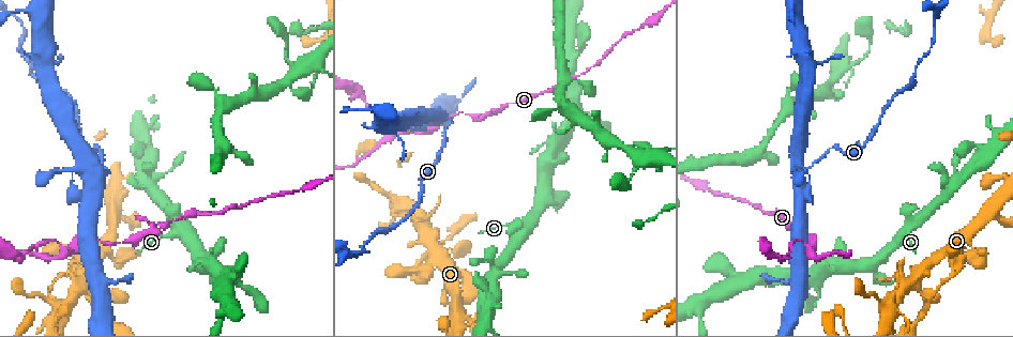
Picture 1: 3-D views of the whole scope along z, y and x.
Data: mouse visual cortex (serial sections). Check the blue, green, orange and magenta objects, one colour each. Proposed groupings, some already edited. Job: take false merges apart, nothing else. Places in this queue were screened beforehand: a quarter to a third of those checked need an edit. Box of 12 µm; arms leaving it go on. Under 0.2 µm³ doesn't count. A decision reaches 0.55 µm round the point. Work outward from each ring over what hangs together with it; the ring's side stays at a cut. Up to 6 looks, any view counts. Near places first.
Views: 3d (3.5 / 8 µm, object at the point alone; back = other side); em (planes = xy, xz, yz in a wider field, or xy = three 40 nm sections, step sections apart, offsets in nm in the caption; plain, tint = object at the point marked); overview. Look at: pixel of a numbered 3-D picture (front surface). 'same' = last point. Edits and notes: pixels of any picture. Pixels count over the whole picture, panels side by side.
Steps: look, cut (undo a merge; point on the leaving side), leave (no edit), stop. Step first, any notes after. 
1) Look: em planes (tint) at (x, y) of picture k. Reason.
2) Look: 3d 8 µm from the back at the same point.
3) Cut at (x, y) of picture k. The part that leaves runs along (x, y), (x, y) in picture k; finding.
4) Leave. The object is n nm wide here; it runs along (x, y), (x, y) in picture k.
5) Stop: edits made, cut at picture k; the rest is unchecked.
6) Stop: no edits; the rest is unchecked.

Look: 3d 3.5 µm at (495, 111) of picture 1. Calibre changes.

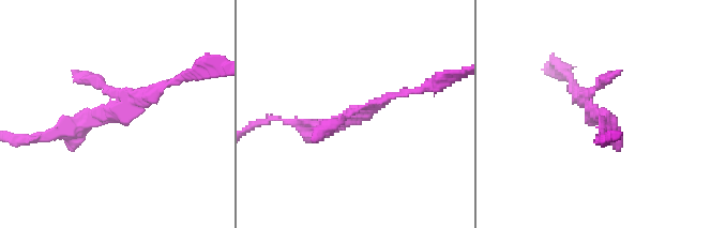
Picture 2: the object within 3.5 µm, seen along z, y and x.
Look: em xy step 5 (plain) at (591, 114) of picture 2.

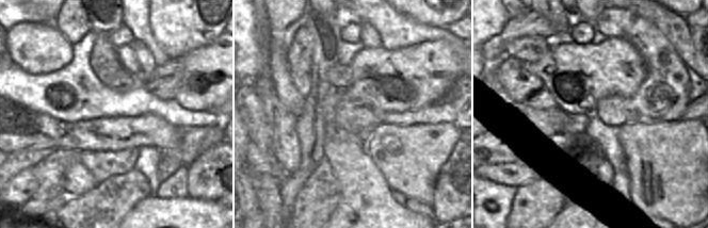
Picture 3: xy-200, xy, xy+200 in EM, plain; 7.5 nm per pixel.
Look: em xy step 5 (tint) at the same point. Where the object lies.

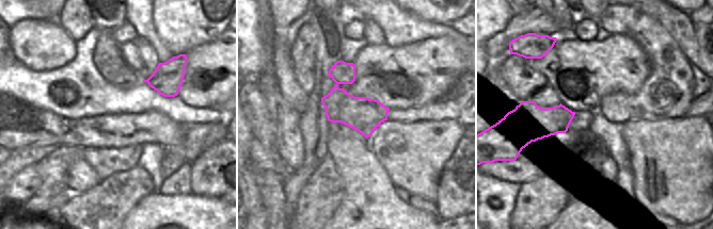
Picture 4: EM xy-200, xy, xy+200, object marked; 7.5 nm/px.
Cut at (80, 116) of picture 2. Two cells meet here.

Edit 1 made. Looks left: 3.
Look: overview. See it whole again.

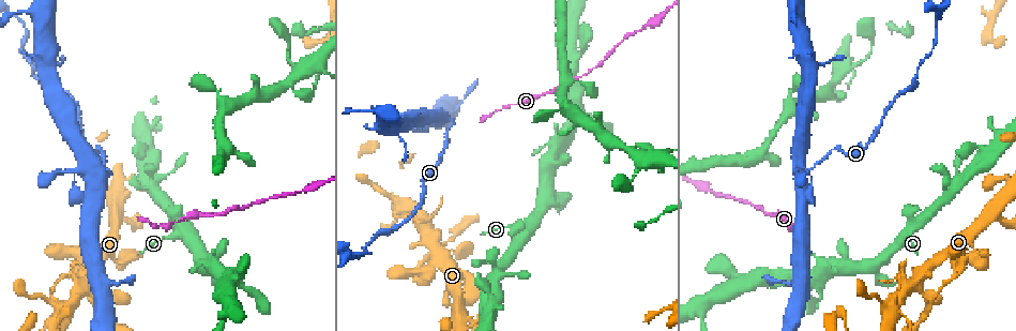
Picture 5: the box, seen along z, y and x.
Look: 3d 3.5 µm at (442, 118) of picture 5. Abrupt turn.

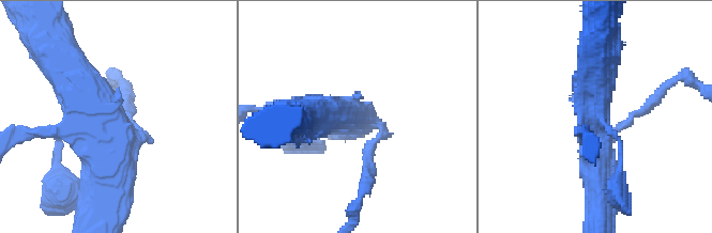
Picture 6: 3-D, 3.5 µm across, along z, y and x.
Look: em xy step 2 (tint) at (358, 116) of picture 6. Shape alone is not enough.

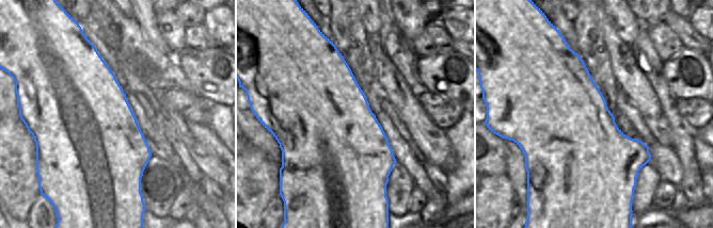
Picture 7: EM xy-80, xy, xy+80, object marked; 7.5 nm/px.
Cut at (120, 135) of picture 6. The object is 750 nm wide here; the part that leaves runs along (139, 133), (117, 136), (74, 80) in picture 6; two cells meet here.

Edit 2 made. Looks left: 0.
Stop: edits made, cut at picture 2, cut at picture 6; the rest is unchecked.

